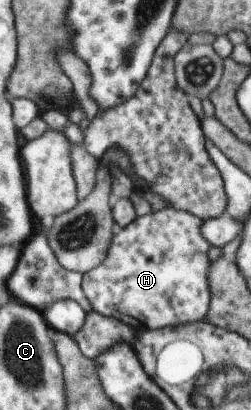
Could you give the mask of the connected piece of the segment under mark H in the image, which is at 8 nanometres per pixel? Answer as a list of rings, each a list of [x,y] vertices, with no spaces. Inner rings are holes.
[[[167,206],[156,212],[151,211],[138,218],[136,217],[129,226],[122,227],[118,233],[115,233],[115,237],[110,243],[104,261],[97,267],[82,274],[80,286],[84,296],[90,301],[92,311],[116,319],[117,321],[128,325],[131,329],[137,331],[137,333],[142,332],[143,330],[161,329],[164,327],[183,325],[183,323],[191,323],[191,321],[201,321],[203,317],[206,317],[207,310],[209,309],[209,269],[211,262],[209,260],[209,249],[211,245],[207,243],[206,239],[203,239],[201,225],[202,220],[199,219],[198,216],[193,215],[188,211]]]

